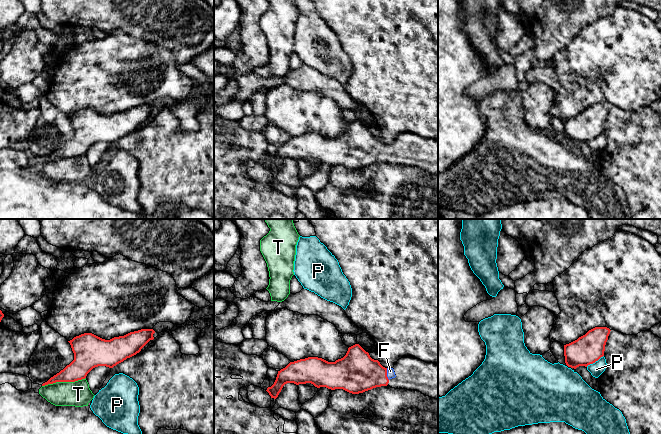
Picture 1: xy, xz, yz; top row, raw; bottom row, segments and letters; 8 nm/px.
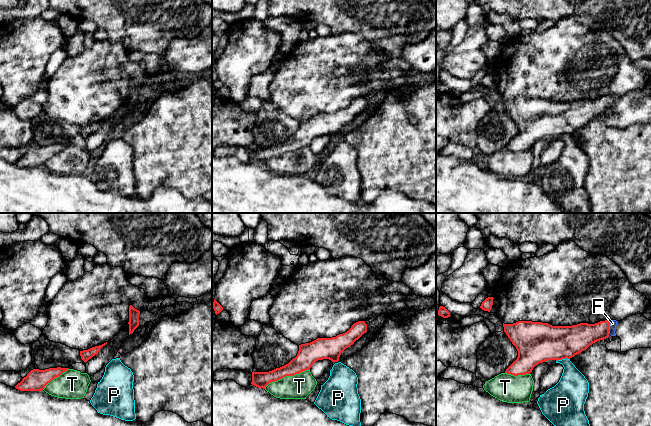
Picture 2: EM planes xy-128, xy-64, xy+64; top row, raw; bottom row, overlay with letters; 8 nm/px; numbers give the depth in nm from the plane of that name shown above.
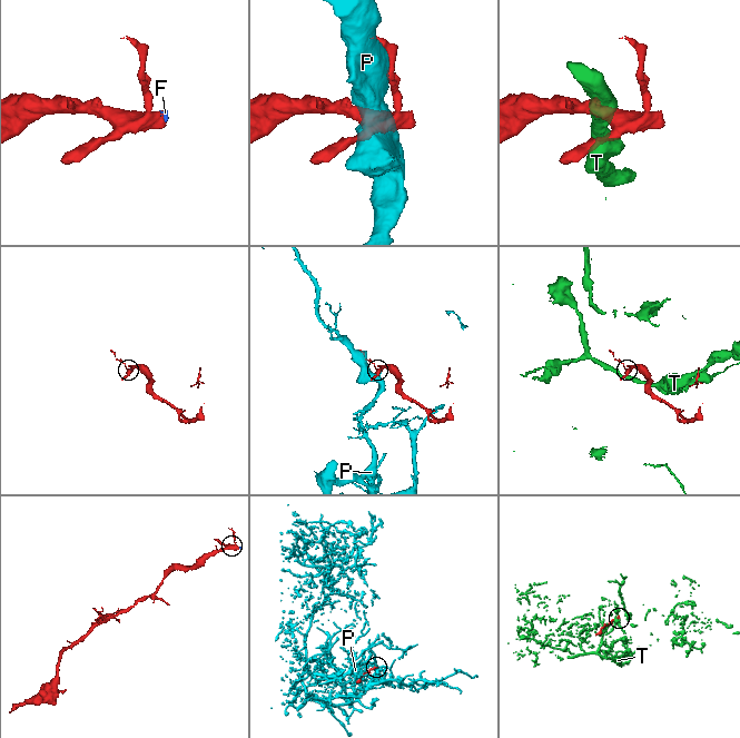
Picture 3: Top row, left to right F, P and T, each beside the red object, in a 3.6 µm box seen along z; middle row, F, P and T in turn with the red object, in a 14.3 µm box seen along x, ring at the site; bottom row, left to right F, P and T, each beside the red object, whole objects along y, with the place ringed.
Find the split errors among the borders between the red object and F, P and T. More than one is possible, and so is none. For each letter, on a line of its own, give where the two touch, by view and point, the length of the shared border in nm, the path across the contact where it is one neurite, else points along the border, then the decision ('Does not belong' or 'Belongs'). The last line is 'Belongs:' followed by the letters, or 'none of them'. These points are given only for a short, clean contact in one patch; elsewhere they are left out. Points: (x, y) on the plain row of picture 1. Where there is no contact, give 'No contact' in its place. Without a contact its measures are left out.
F: Touches red at xz (386, 150). Shared border 100 nm. Belongs
P: Touches red at yz (594, 138). Shared border 170 nm. Does not belong
T: Touches red at xy (63, 157). Shared border 360 nm. Does not belong
Belongs: F

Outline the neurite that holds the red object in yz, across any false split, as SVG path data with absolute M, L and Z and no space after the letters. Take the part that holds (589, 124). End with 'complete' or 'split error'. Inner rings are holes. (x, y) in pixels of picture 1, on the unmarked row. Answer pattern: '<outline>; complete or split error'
M595 103L577 116L564 121L565 139L576 145L587 143L604 132L605 121L610 110L607 103Z; complete

